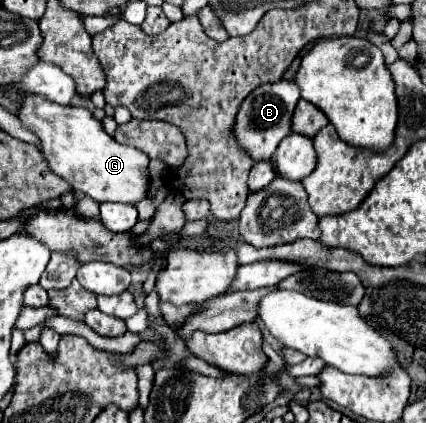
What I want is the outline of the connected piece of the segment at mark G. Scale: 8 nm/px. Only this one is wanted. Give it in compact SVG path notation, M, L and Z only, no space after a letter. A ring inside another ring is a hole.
M28 96L20 110L20 122L38 138L44 146L44 156L60 178L64 178L74 190L84 192L96 202L122 202L136 206L148 194L150 174L148 156L138 148L116 142L106 134L102 124L86 108L60 106L40 96Z

